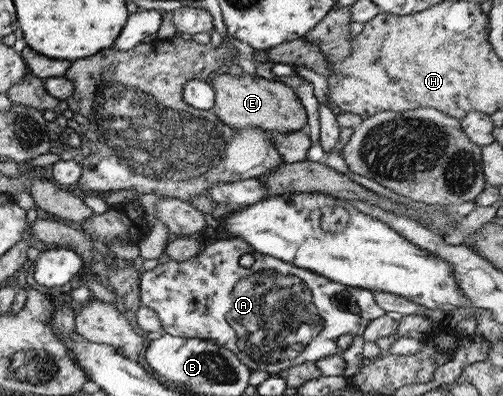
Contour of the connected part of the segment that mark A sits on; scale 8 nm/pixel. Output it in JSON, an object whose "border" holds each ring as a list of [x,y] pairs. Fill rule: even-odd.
{"border":[[[226,238],[218,239],[217,241],[210,243],[203,247],[201,253],[196,253],[192,258],[182,262],[166,261],[165,263],[158,263],[153,269],[146,270],[140,276],[139,282],[139,302],[140,306],[144,306],[149,310],[152,310],[159,320],[162,330],[166,334],[170,334],[172,337],[181,338],[198,338],[206,341],[211,341],[218,347],[223,347],[234,353],[234,356],[238,360],[247,366],[251,371],[262,370],[267,372],[270,376],[276,375],[281,370],[296,366],[297,364],[304,362],[316,362],[320,358],[326,358],[327,356],[334,356],[337,354],[340,358],[346,359],[346,369],[344,369],[343,377],[348,380],[350,376],[362,366],[364,363],[364,357],[362,356],[363,346],[363,332],[366,325],[376,318],[380,318],[385,315],[384,310],[381,310],[373,300],[373,292],[362,288],[353,288],[352,286],[343,286],[342,284],[331,282],[330,279],[323,278],[318,274],[312,273],[309,270],[292,266],[287,262],[282,262],[278,258],[272,258],[270,255],[260,254],[252,250],[243,240],[239,238]],[[242,254],[252,254],[254,257],[254,263],[249,268],[242,268],[238,265],[237,260]],[[348,334],[352,337],[352,344],[347,350],[338,350],[336,346],[336,340],[339,336]]]}

